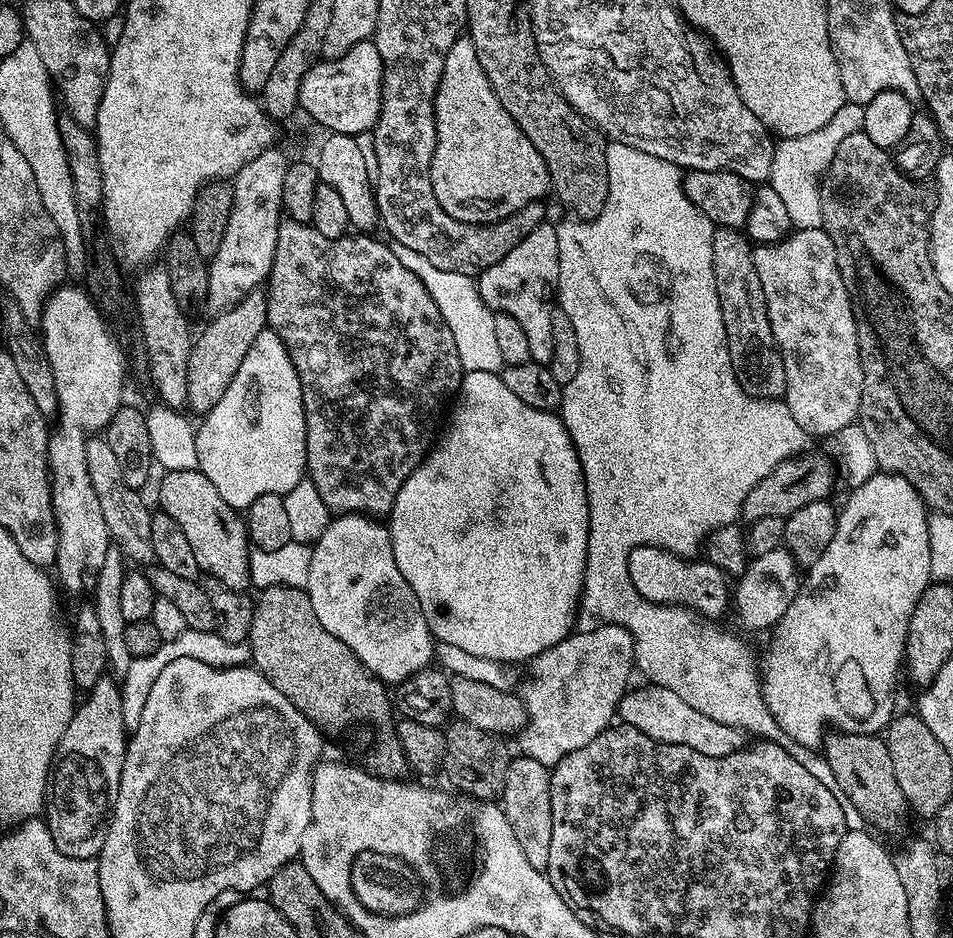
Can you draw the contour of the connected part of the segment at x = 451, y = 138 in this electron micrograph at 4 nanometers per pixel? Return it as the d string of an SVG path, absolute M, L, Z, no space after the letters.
M461 34L444 56L436 96L432 100L432 113L436 119L436 142L432 145L430 182L434 198L438 198L442 210L446 210L450 218L467 224L495 224L549 195L552 179L542 154L534 150L530 138L522 134L514 118L510 118L502 102L498 102L482 70L482 62L478 62L478 50L474 50L472 37L467 34Z

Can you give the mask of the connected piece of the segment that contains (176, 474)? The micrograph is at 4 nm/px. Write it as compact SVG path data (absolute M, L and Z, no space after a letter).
M195 467L165 471L160 480L159 507L178 526L182 526L182 534L190 542L190 550L194 550L194 562L198 562L201 573L215 583L226 586L235 592L244 592L249 587L252 575L248 553L250 541L245 521L237 509L224 501L222 494L214 490L214 482L206 478L206 474Z

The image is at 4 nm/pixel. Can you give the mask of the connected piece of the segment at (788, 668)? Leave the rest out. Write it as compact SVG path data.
M877 471L866 482L855 485L851 491L848 501L844 504L844 509L842 507L839 509L834 538L830 538L830 546L826 546L822 558L818 558L818 562L814 562L812 567L807 569L801 586L796 592L794 602L790 602L790 610L786 610L786 614L782 614L779 622L770 629L772 637L768 640L768 649L765 650L764 657L761 655L758 660L760 689L770 714L774 714L774 722L778 722L778 726L786 735L794 738L794 742L813 750L821 747L826 736L824 727L827 724L833 724L831 727L841 732L880 734L892 723L894 719L892 695L896 692L896 675L899 672L901 675L902 672L904 643L910 626L910 616L923 592L927 590L929 584L933 583L930 574L929 509L918 494L918 490L914 490L914 486L910 486L910 482L906 482L906 478L897 476L895 472Z

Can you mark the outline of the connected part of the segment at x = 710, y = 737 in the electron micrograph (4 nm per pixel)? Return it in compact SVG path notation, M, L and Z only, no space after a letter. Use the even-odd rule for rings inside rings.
M655 686L644 687L648 688L633 687L625 692L620 700L618 716L619 719L624 719L621 721L627 727L642 730L642 734L663 744L690 746L690 750L698 750L698 754L706 754L710 758L722 758L745 747L746 733L743 728L726 726L726 722L714 722L713 717L706 718L706 714L694 710L694 706L682 702L682 698L674 694L674 690Z

